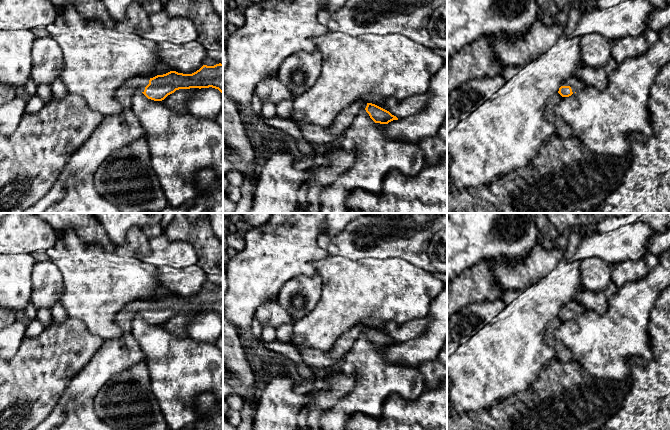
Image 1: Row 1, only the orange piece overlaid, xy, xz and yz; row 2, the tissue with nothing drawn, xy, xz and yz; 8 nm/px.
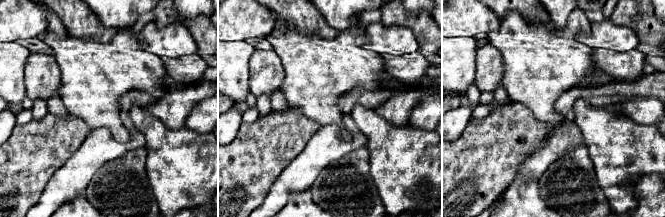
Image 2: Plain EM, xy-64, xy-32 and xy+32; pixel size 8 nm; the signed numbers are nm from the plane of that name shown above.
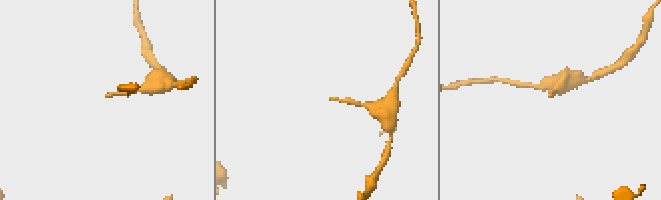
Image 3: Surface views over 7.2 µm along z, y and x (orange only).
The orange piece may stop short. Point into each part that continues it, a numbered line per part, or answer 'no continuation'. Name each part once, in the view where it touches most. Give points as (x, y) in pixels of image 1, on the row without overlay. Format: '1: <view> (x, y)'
1: yz (576, 308)

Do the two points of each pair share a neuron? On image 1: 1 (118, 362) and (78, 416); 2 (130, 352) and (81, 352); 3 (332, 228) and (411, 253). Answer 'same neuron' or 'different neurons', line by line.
1: different neurons
2: different neurons
3: different neurons

